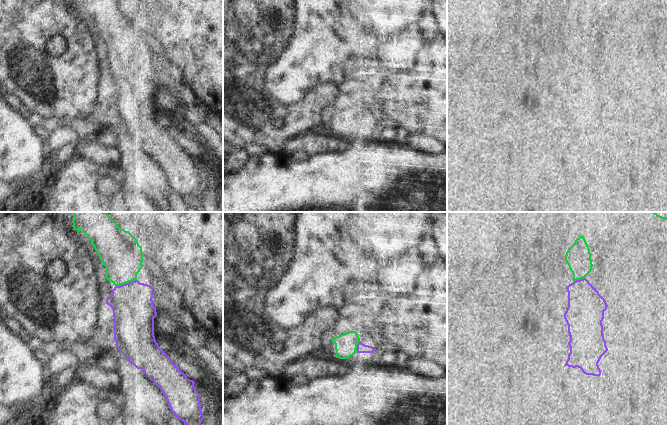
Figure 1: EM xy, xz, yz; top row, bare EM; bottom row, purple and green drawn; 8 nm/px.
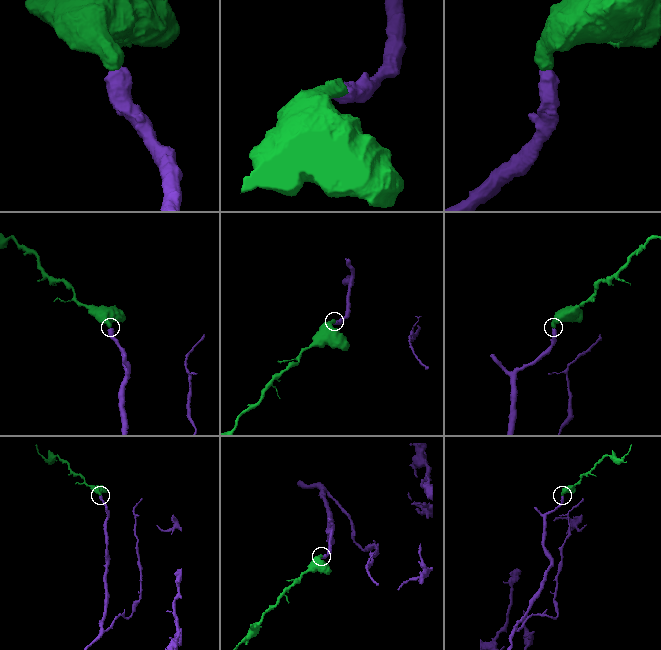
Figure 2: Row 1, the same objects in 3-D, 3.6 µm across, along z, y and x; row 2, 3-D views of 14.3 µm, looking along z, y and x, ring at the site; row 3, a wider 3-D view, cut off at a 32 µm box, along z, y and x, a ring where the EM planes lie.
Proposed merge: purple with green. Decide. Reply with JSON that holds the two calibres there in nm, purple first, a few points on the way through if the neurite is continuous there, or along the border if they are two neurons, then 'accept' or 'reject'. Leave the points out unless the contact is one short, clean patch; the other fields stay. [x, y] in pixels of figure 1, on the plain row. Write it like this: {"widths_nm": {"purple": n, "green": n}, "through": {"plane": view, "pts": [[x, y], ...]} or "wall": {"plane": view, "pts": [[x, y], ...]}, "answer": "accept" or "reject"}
{"widths_nm": {"purple": 340, "green": 320}, "through": {"plane": "xy", "pts": [[133, 86], [126, 59], [122, 48], [120, 29]]}, "answer": "accept"}

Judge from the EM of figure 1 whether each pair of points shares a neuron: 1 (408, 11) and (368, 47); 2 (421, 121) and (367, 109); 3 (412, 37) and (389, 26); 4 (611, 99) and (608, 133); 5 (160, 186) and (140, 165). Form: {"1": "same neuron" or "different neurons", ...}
{"1": "different neurons", "2": "same neuron", "3": "different neurons", "4": "different neurons", "5": "same neuron"}

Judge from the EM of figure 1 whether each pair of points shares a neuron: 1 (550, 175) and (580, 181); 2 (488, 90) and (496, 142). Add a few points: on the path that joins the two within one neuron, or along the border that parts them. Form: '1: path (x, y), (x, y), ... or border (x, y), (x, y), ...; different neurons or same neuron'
1: border (564, 156), (570, 184), (578, 192), (585, 195); different neurons
2: path (492, 103), (494, 129); same neuron

